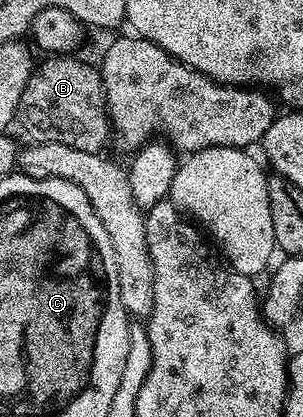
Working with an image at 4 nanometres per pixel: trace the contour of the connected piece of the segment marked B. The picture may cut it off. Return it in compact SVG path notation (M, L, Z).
M49 55L45 62L34 68L29 77L27 87L23 87L18 109L18 122L25 124L25 131L32 142L59 142L67 147L78 148L79 151L101 153L111 137L111 122L109 119L108 105L106 103L105 85L101 81L101 70L96 64L84 65L73 55Z

